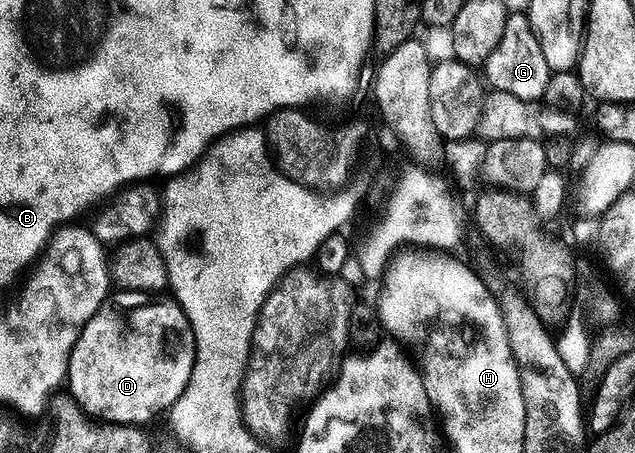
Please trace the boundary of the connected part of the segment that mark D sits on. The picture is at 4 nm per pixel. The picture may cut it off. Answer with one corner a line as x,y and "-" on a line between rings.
140,309
132,317
132,337
124,321
112,321
108,311
96,313
82,327
68,360
66,389
78,407
87,416
113,425
143,426
144,421
163,414
182,395
190,379
190,371
196,362
196,344
186,315
176,311
155,313
154,310

